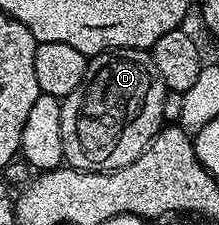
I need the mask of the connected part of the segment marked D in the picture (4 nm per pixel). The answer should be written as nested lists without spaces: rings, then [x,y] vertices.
[[[112,48],[99,53],[98,56],[90,57],[85,70],[85,78],[81,78],[81,86],[77,86],[77,90],[73,90],[73,94],[62,97],[61,100],[61,150],[64,161],[70,167],[78,168],[80,172],[116,172],[118,168],[129,166],[129,162],[136,160],[151,145],[152,138],[159,133],[160,128],[164,127],[165,121],[162,111],[165,107],[168,91],[161,74],[157,74],[155,57],[150,51],[142,48]]]

